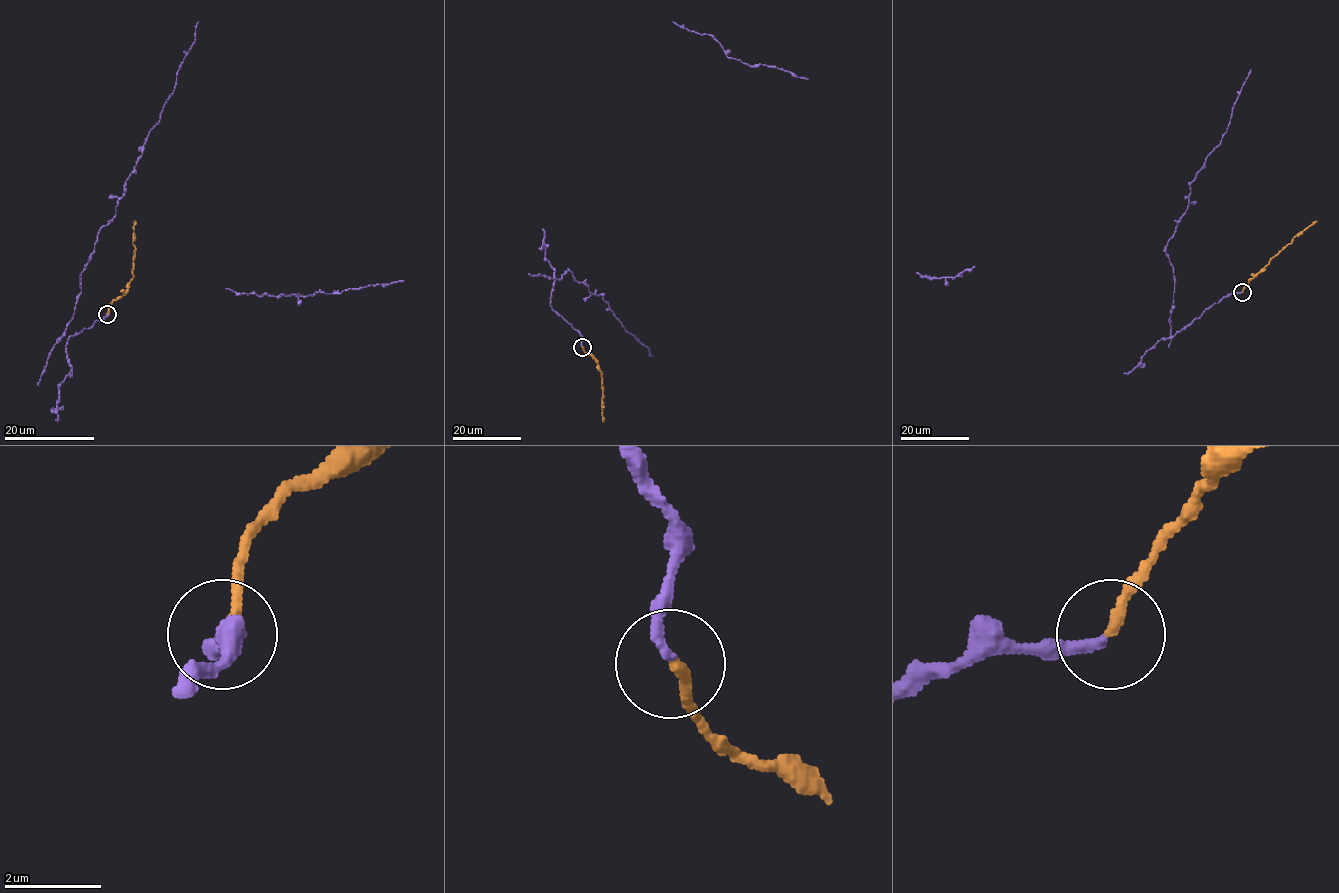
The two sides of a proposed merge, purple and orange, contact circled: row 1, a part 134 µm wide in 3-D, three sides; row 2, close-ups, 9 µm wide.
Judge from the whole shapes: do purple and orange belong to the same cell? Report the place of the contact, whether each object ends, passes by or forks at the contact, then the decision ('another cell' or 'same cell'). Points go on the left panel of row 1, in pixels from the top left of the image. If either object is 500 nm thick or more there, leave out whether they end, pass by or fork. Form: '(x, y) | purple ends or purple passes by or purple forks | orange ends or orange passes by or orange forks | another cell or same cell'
(107, 314) | purple ends | orange ends | same cell

